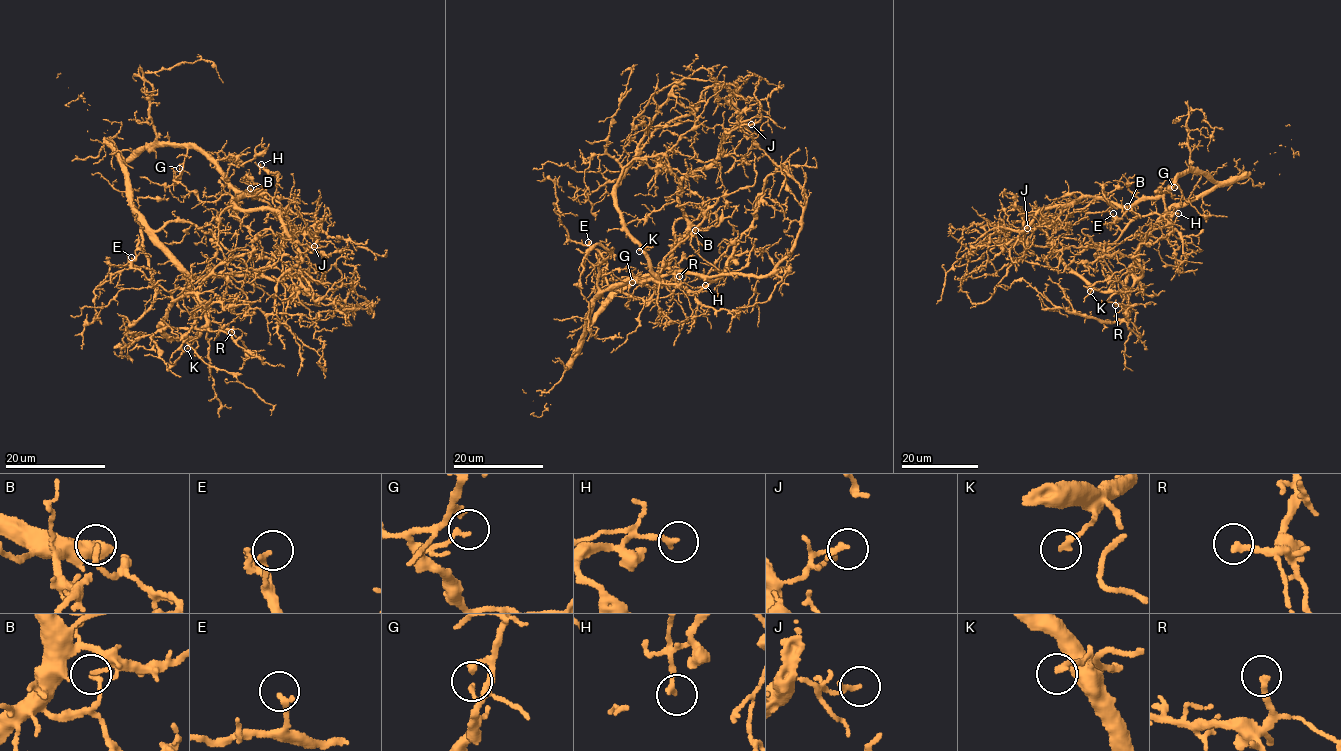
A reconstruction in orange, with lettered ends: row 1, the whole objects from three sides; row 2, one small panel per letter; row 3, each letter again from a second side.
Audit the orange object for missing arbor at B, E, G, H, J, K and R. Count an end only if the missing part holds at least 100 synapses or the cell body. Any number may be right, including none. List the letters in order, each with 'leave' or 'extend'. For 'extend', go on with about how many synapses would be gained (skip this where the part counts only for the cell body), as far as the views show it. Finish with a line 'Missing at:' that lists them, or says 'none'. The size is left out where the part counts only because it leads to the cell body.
B: leave
E: leave
G: leave
H: leave
J: leave
K: leave
R: leave
Missing at: none

